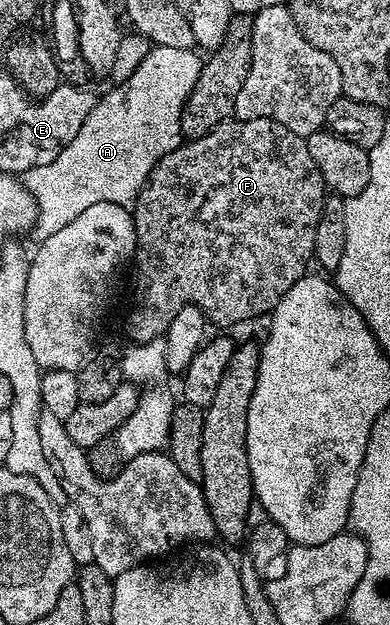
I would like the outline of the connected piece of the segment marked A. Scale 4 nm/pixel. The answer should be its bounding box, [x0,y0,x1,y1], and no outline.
[21,45,201,242]

